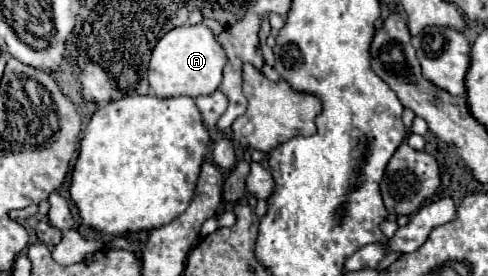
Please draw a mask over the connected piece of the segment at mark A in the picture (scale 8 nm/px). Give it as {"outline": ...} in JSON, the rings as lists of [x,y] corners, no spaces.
{"outline":[[[182,25],[168,31],[154,47],[148,65],[150,91],[156,97],[200,97],[218,89],[224,69],[224,49],[216,45],[216,35],[204,25]]]}

